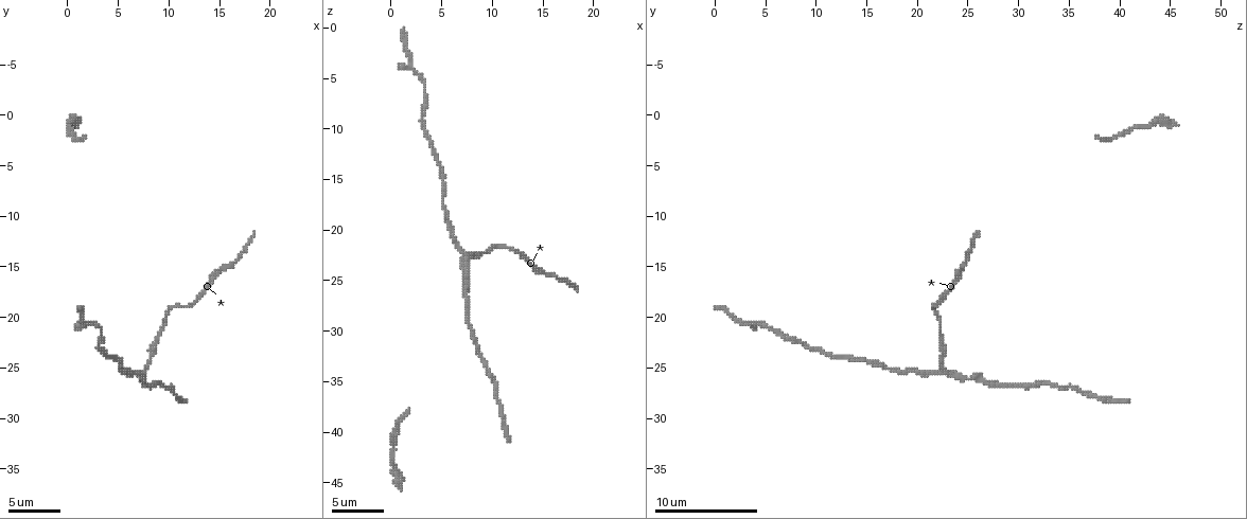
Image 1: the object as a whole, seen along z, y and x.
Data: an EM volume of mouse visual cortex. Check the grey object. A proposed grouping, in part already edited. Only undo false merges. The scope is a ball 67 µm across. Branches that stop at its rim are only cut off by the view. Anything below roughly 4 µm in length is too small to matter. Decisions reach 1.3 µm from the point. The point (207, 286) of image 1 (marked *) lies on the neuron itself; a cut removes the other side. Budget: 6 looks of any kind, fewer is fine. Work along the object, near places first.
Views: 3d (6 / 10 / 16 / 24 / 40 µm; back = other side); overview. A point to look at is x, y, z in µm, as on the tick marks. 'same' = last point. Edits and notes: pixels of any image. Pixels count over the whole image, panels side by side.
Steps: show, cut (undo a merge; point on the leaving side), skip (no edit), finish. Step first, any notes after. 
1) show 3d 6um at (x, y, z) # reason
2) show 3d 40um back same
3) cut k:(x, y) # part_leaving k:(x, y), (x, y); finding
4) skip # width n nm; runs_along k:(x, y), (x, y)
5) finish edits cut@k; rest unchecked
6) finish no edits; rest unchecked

show 3d 10um at (7.2, 25.4, 22.4) # three-way junction

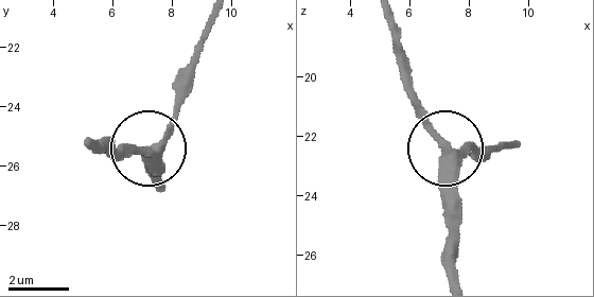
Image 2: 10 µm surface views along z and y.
show 3d 10um back at (7.3, 25.4, 22.5)

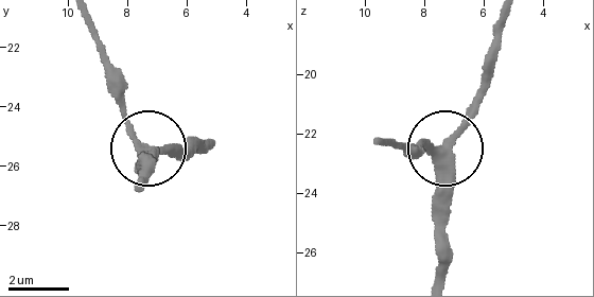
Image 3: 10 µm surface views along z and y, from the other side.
skip # side_arm 21 um; arms 3; one neuron here

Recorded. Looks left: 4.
show 3d 16um at (7.4, 26.6, 27.2) # thick turns thin

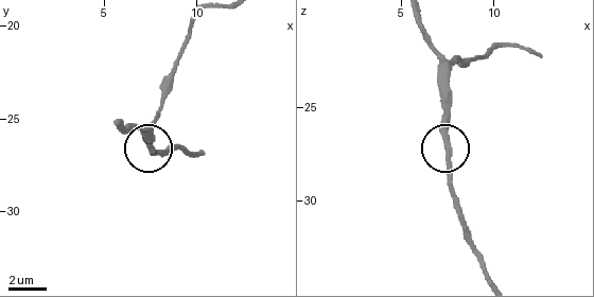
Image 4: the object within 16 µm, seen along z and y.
skip # runs_along 4:(526, 49), (456, 62), (447, 75), (450, 193); all the same neuron

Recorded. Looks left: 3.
show 3d 10um at (0.8, 2.0, 39.6)

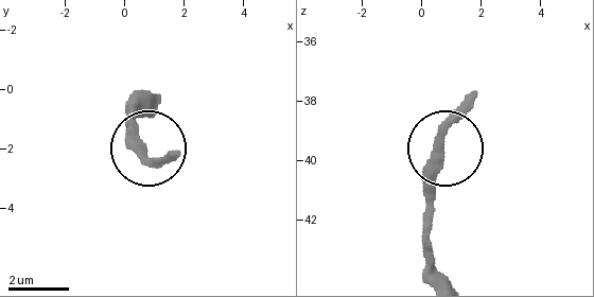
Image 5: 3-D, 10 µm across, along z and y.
skip # width 290 nm; one neuron here

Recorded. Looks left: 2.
finish no edits; rest unchecked

